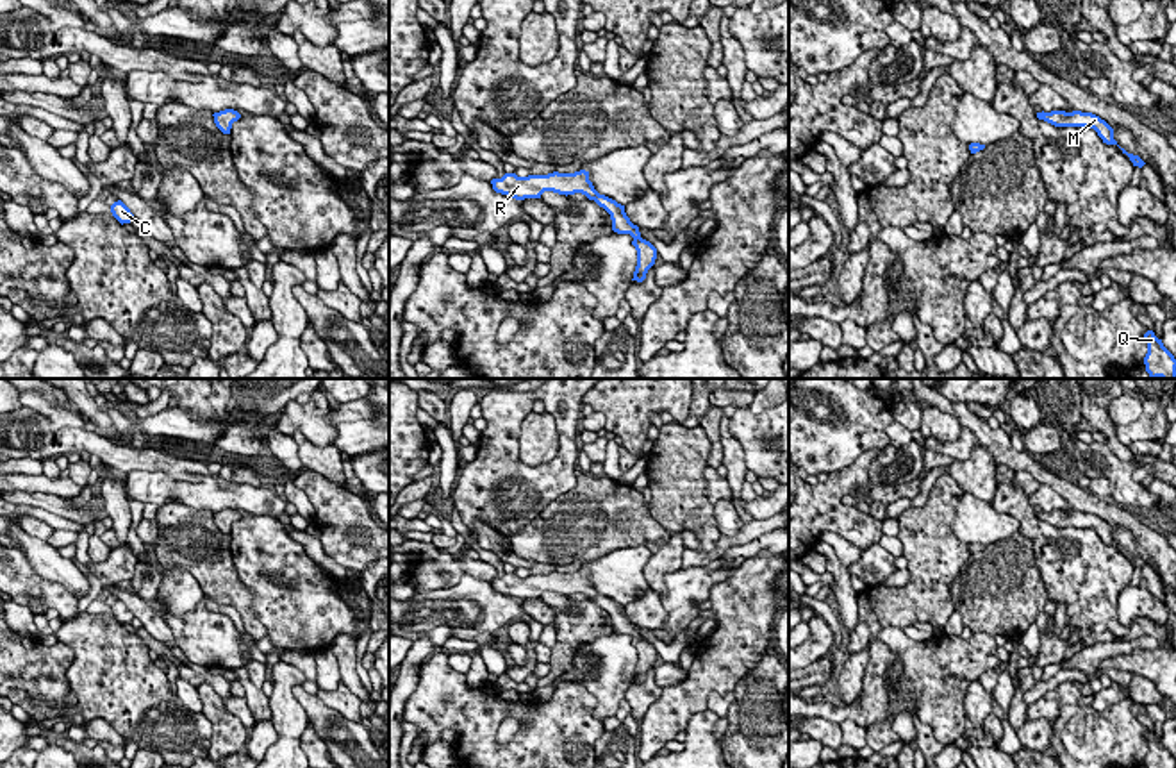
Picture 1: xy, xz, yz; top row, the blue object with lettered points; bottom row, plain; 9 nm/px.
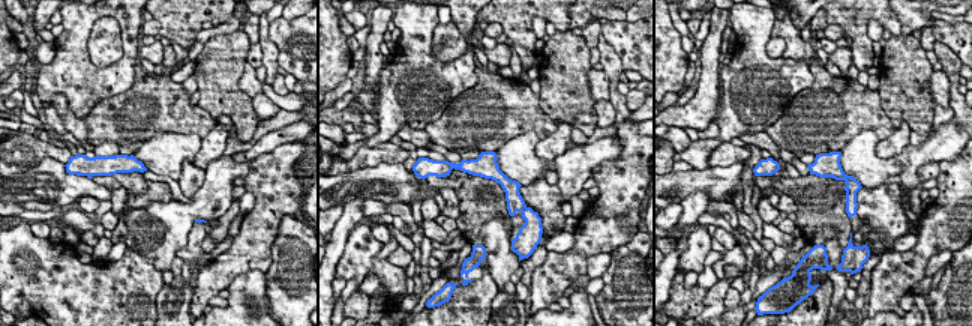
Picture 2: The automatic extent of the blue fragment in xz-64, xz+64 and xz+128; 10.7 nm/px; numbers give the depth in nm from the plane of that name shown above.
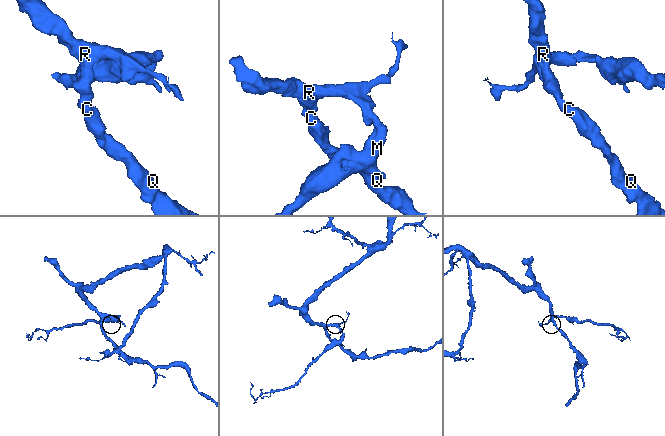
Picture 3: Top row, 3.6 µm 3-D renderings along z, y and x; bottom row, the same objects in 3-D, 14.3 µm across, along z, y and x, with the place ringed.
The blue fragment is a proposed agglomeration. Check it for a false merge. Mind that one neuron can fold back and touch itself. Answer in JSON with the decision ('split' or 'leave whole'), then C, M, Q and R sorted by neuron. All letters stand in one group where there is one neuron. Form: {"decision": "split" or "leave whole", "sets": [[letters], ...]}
{"decision": "leave whole", "sets": [["C", "M", "Q", "R"]]}

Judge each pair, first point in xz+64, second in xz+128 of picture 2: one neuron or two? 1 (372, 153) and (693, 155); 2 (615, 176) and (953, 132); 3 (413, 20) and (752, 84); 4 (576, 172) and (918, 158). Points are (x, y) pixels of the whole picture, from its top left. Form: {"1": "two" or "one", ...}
{"1": "two", "2": "two", "3": "one", "4": "one"}

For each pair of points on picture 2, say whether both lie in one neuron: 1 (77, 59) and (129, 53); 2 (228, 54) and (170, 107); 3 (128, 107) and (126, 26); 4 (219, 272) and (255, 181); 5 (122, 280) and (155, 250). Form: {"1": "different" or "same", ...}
{"1": "same", "2": "different", "3": "different", "4": "same", "5": "different"}

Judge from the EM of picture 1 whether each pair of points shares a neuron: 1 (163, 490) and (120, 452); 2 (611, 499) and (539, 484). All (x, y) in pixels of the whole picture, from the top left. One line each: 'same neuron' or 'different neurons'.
1: different neurons
2: different neurons

